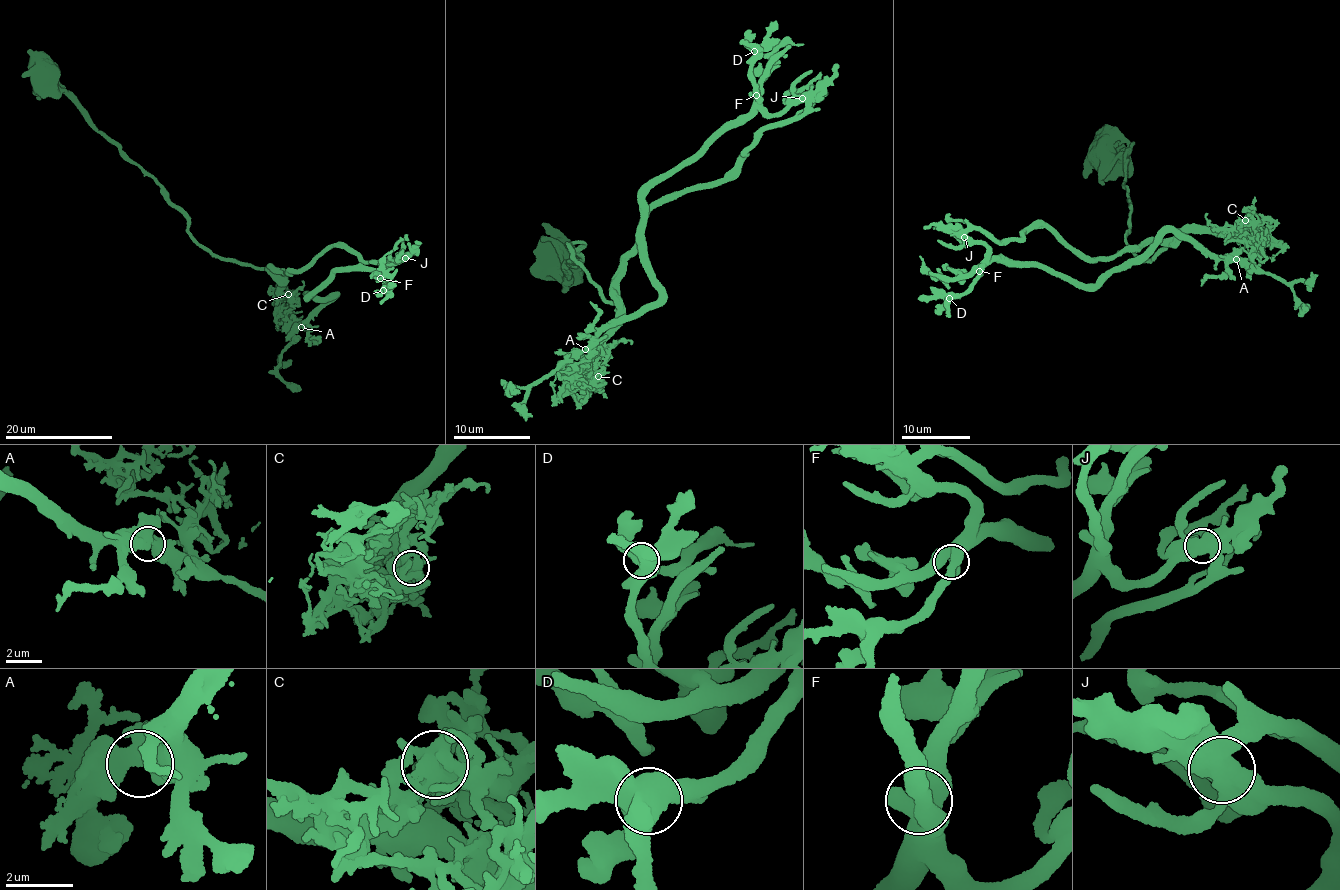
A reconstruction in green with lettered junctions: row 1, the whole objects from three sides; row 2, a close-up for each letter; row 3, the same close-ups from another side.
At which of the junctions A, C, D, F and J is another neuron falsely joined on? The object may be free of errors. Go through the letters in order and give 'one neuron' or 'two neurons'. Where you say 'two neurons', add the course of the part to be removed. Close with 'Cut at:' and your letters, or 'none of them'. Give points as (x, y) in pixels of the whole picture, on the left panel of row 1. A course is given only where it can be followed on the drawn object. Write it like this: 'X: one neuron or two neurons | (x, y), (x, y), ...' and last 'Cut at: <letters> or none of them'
A: one neuron
C: one neuron
D: one neuron
F: one neuron
J: two neurons | (405, 257), (372, 272), (334, 272), (308, 293), (334, 296), (283, 349), (281, 378), (301, 390)
Cut at: J

